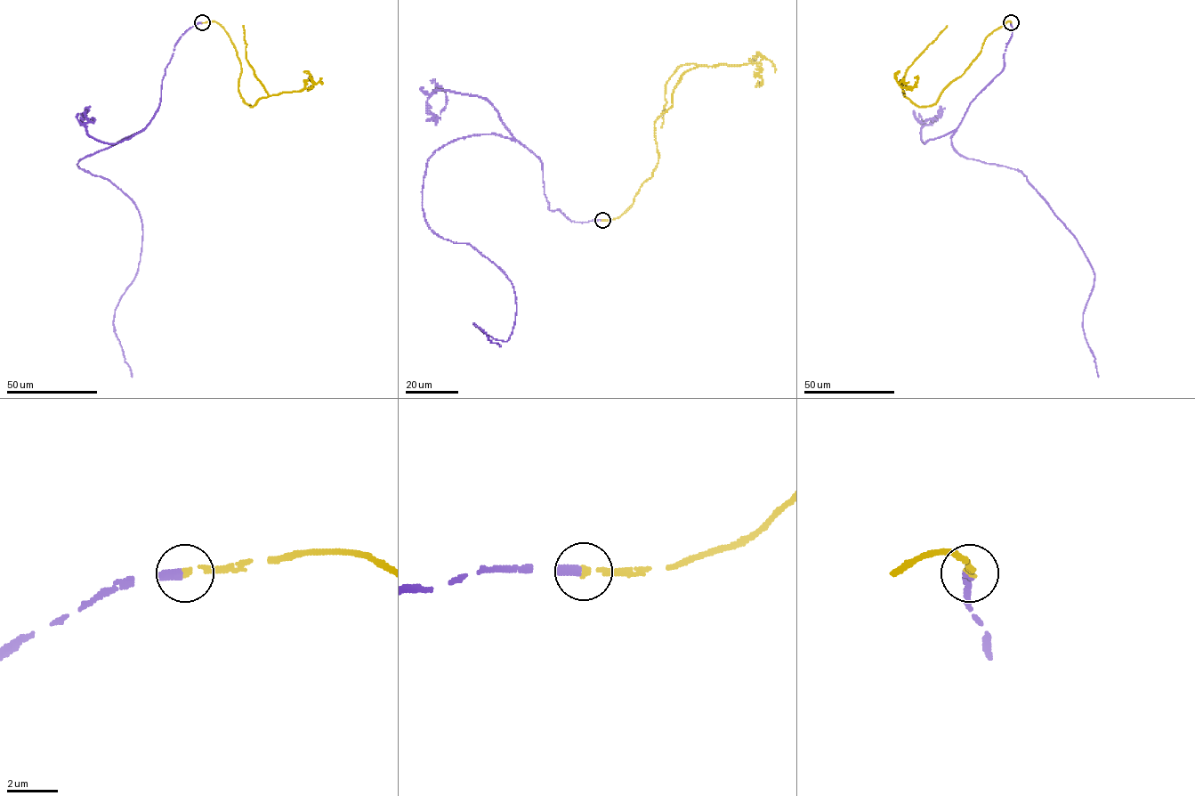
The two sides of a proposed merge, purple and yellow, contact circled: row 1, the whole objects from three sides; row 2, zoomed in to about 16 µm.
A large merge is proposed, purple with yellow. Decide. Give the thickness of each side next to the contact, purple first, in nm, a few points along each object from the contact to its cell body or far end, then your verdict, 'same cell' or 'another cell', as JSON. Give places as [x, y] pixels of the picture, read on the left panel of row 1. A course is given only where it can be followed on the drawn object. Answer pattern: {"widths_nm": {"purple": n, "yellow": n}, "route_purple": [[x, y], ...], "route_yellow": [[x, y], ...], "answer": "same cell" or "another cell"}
{"widths_nm": {"purple": 280, "yellow": 180}, "route_purple": [[202, 22], [174, 45], [149, 124], [77, 164], [110, 181], [141, 219], [138, 270], [113, 322], [132, 377]], "route_yellow": [[202, 22], [217, 22], [230, 37], [240, 62], [238, 91], [252, 107], [268, 95], [246, 59], [243, 25]], "answer": "same cell"}

